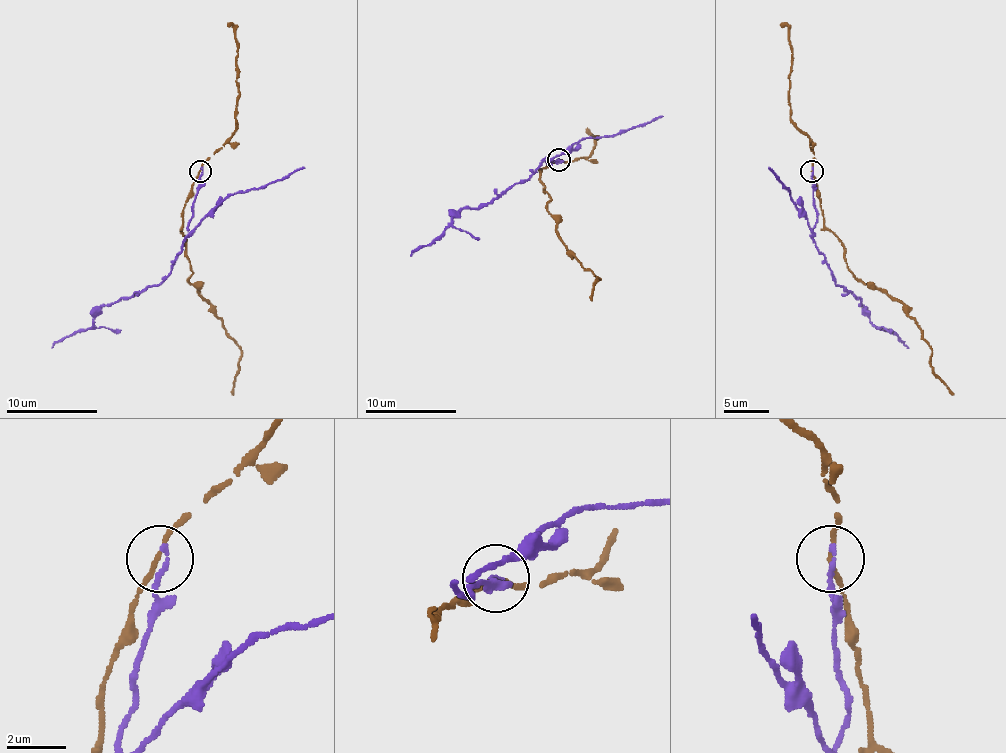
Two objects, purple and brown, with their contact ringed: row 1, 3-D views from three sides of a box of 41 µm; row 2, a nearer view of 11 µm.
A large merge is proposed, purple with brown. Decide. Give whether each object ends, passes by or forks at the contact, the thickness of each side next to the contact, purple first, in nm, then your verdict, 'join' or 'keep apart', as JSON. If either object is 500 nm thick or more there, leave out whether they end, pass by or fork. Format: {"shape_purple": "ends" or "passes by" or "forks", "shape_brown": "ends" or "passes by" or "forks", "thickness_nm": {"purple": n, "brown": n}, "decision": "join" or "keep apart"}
{"shape_purple": "ends", "shape_brown": "passes by", "thickness_nm": {"purple": 170, "brown": 120}, "decision": "keep apart"}

